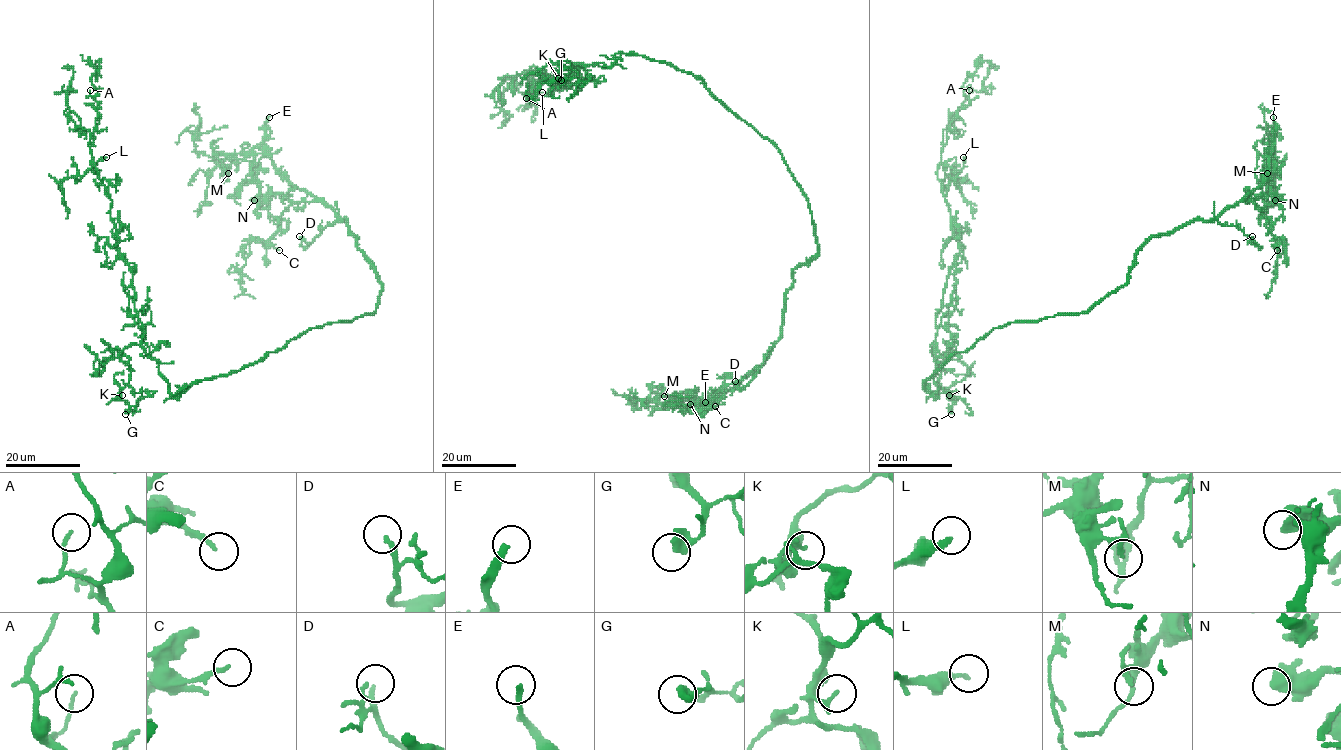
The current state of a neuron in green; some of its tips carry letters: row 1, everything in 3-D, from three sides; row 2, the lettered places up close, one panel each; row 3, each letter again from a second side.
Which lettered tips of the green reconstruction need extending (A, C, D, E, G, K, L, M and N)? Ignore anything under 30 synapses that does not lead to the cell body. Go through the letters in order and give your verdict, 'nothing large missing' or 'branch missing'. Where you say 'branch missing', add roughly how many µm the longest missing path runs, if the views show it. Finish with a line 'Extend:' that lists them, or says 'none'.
A: nothing large missing
C: branch missing; missing 20 µm
D: branch missing; missing 15 µm
E: branch missing; missing 70 µm
G: nothing large missing
K: nothing large missing
L: nothing large missing
M: nothing large missing
N: branch missing; missing 15 µm
Extend: C, D, E, N

